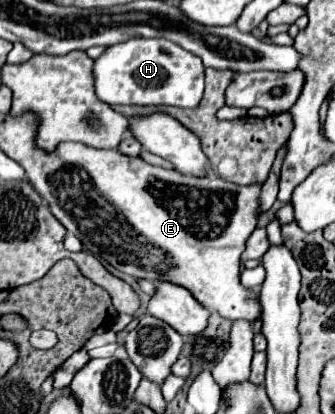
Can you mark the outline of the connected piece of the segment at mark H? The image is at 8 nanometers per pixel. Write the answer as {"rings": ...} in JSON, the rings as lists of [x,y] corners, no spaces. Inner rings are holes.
{"rings":[[[133,37],[131,41],[121,41],[109,45],[95,61],[93,61],[93,75],[95,75],[95,93],[101,101],[109,105],[171,105],[171,107],[185,107],[193,109],[199,105],[203,97],[203,63],[197,55],[181,49],[169,39],[147,39],[147,37]]]}

